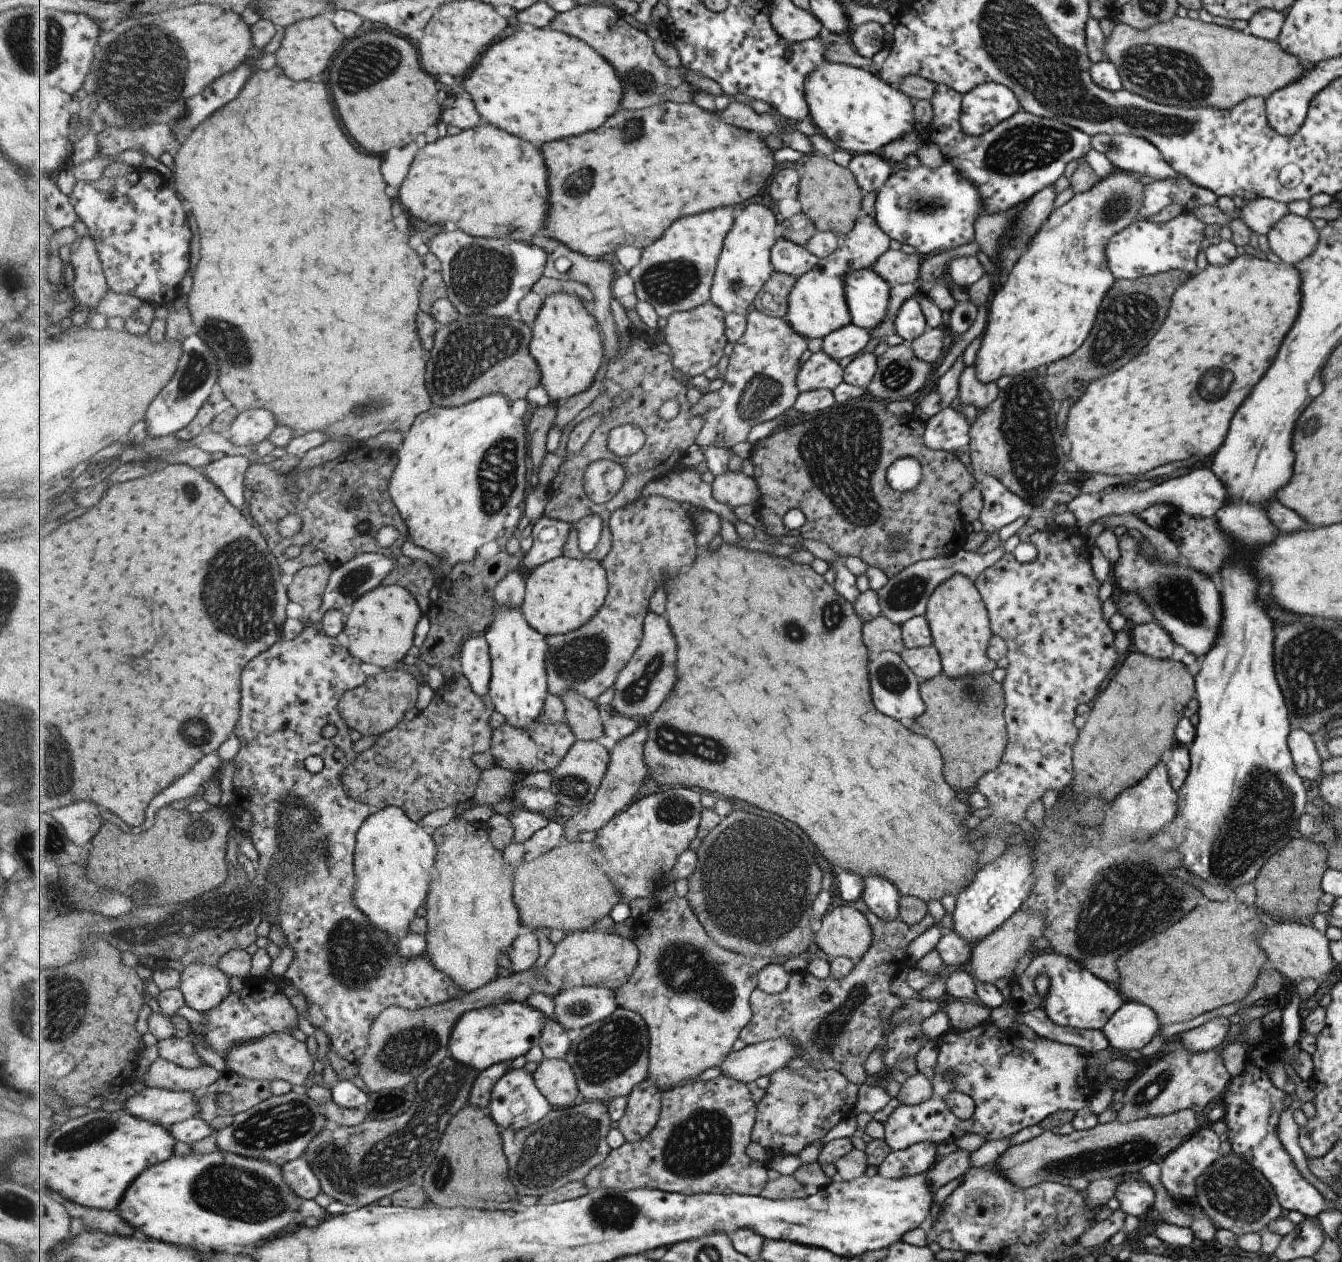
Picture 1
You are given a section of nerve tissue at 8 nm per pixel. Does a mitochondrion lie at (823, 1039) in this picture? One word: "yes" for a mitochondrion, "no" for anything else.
yes

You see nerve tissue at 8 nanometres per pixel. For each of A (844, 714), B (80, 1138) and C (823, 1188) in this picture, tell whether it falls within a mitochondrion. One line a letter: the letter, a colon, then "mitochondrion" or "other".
A: other
B: mitochondrion
C: other

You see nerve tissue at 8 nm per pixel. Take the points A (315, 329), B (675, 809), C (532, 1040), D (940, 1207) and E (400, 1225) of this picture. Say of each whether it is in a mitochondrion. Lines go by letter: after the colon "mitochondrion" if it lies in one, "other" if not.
A: other
B: mitochondrion
C: other
D: other
E: other

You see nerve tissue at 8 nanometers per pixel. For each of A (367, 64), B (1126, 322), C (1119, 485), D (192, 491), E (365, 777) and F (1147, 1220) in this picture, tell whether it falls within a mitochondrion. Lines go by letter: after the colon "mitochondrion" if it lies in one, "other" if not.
A: mitochondrion
B: mitochondrion
C: other
D: mitochondrion
E: other
F: other

